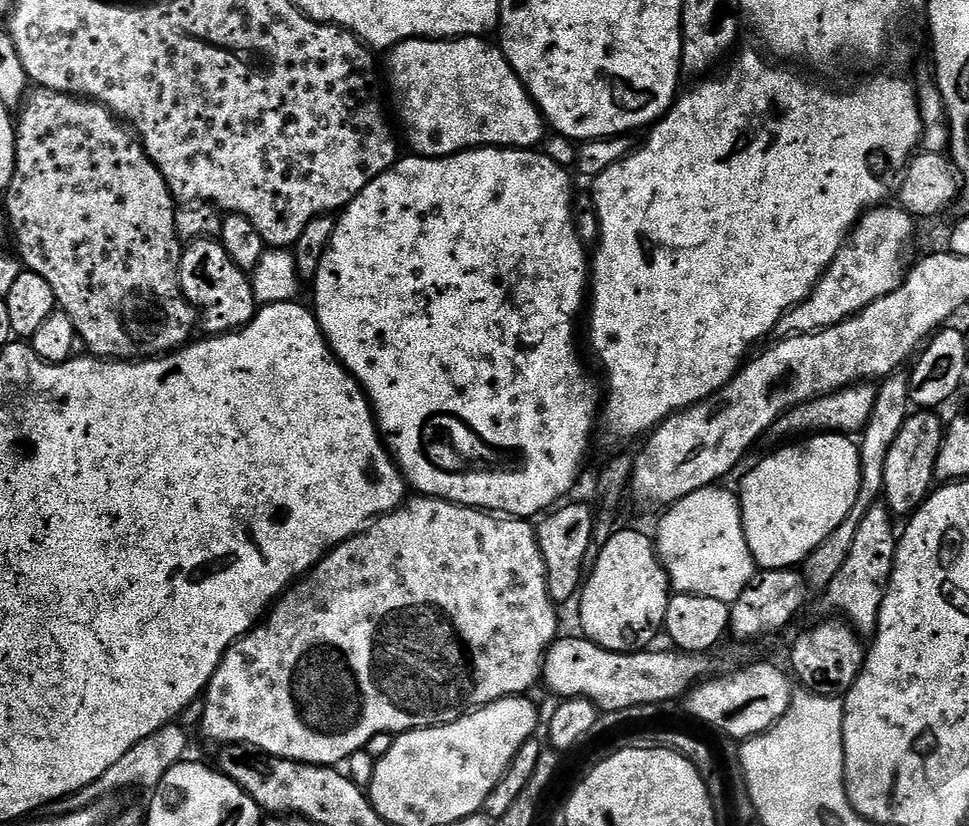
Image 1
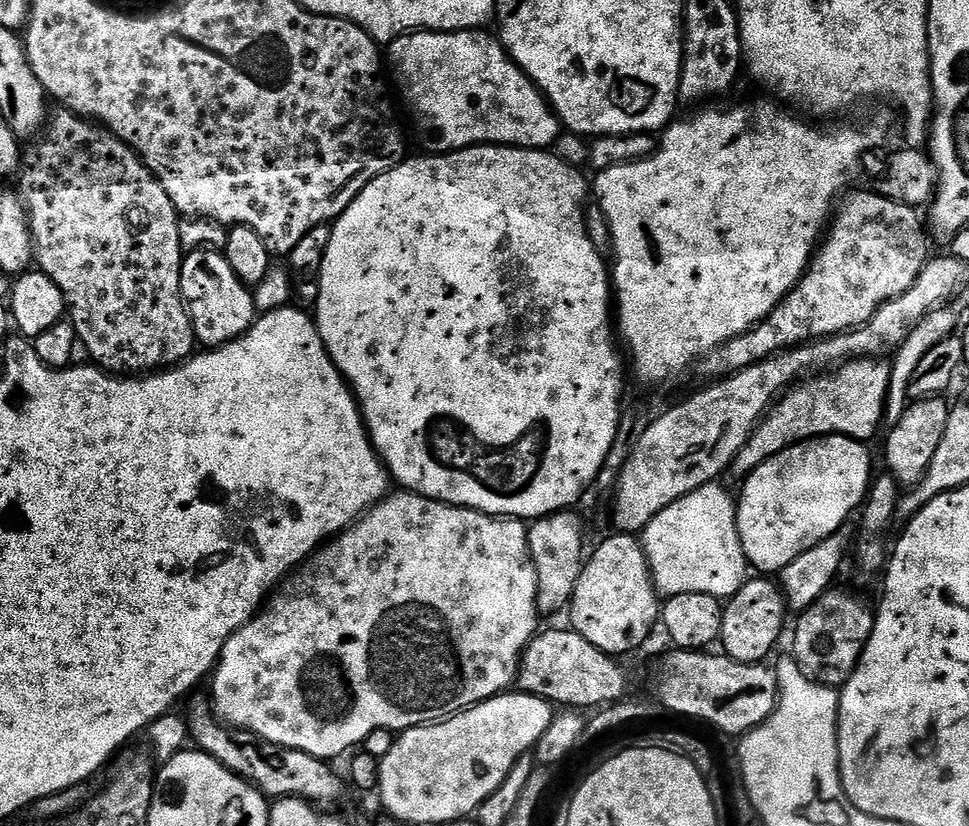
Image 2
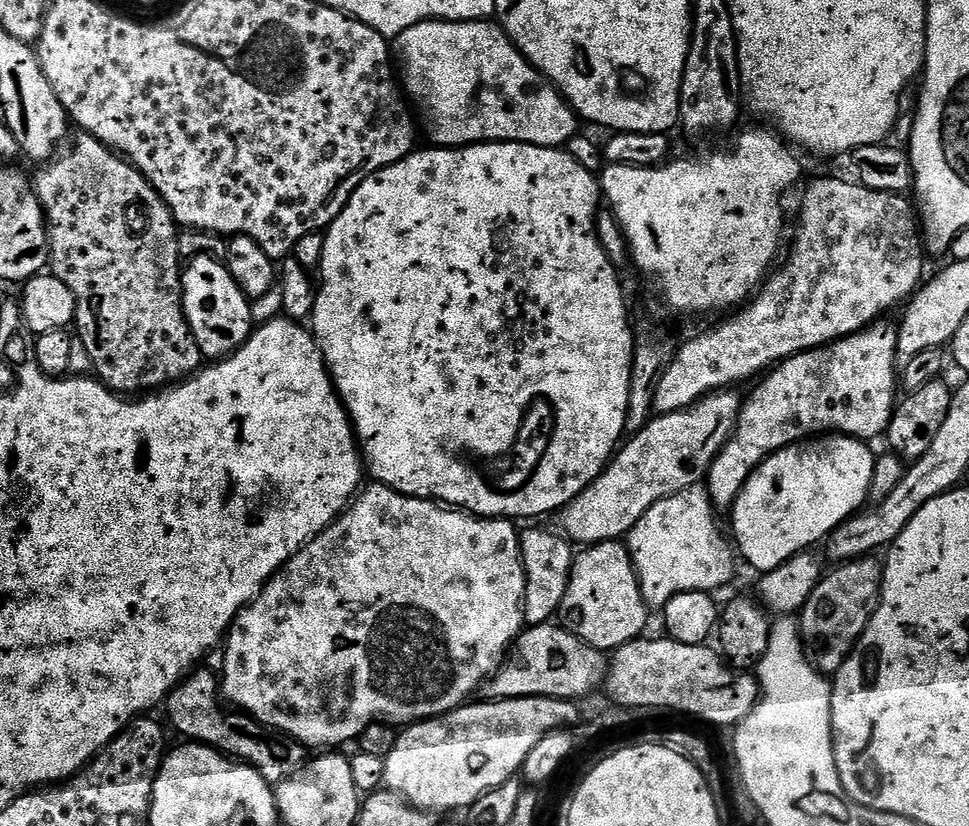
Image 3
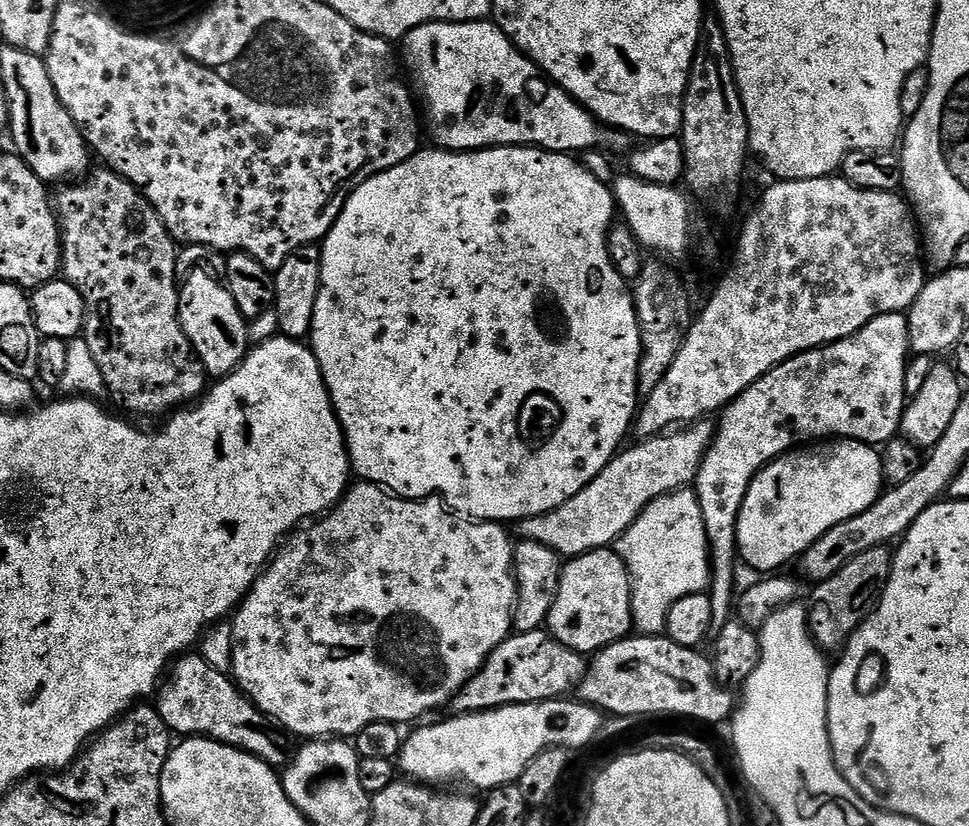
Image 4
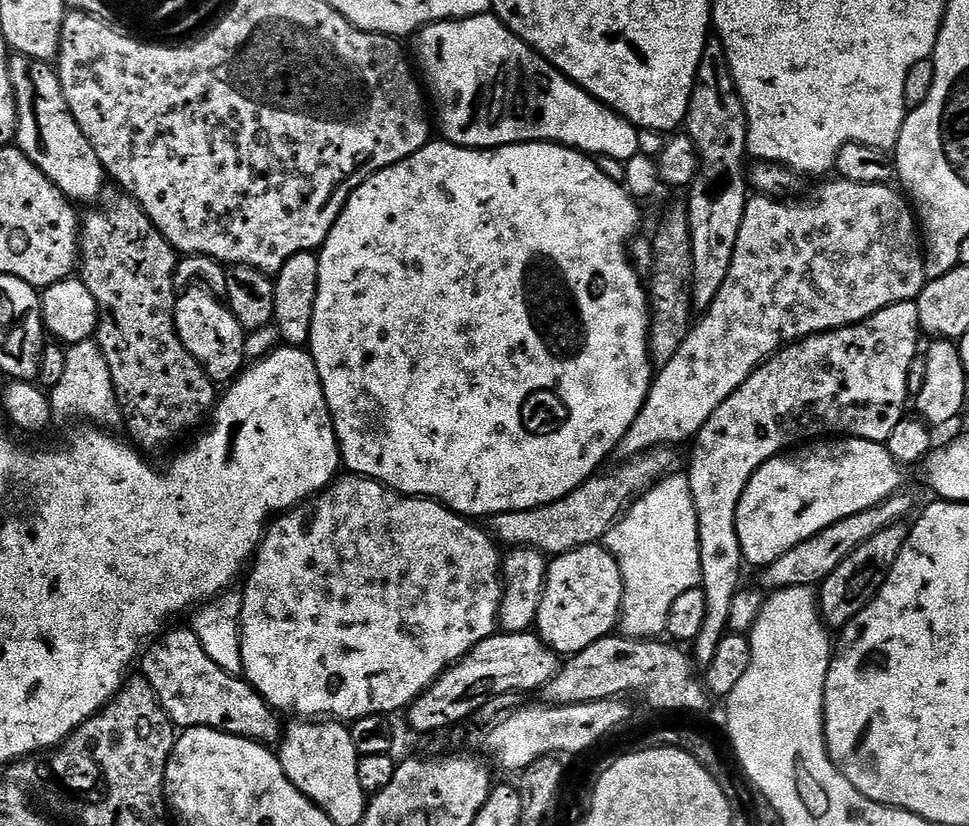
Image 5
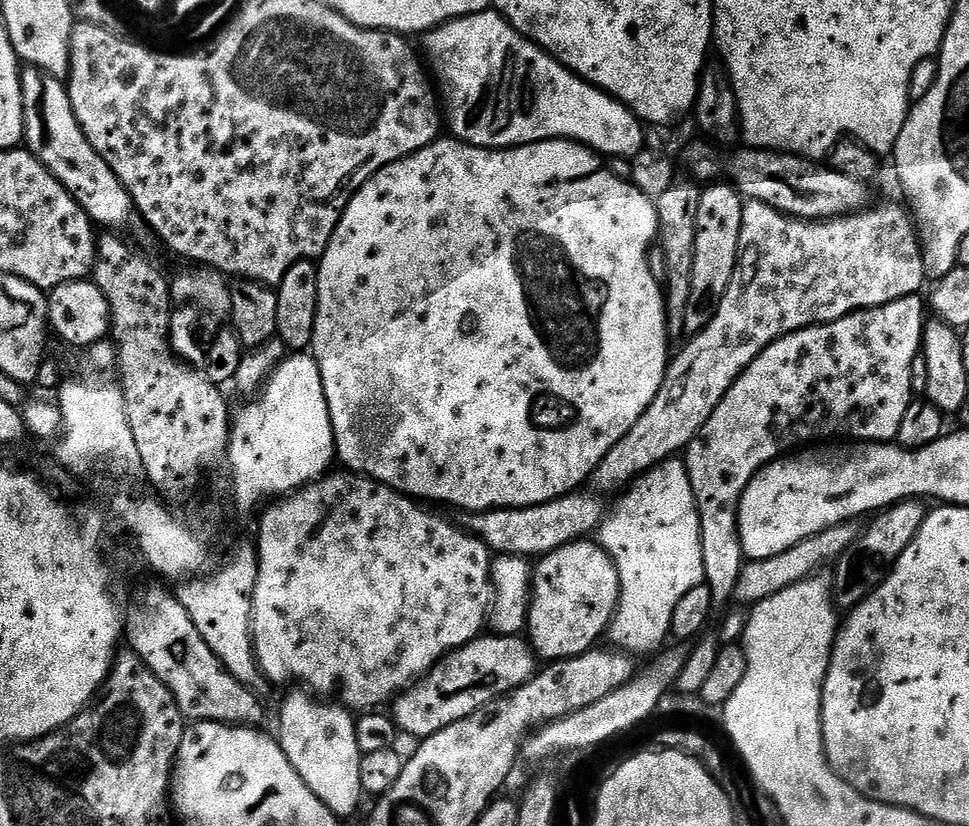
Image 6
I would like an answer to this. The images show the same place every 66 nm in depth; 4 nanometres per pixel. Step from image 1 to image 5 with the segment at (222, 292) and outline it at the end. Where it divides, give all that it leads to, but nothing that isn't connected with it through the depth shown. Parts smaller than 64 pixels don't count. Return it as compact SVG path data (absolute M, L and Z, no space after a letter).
M193 286L181 291L176 298L176 333L190 350L190 354L204 365L208 376L214 382L231 382L245 367L245 330L234 318L223 299L208 291L204 286Z

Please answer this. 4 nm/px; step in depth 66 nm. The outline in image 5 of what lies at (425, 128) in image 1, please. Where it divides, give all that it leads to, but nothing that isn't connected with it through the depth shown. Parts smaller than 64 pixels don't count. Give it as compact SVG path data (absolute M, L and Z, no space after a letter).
M495 14L427 24L415 33L415 40L414 64L419 79L434 109L439 135L450 144L456 144L459 148L501 148L507 144L555 142L586 152L593 158L605 156L623 162L642 152L641 129L626 117L619 116L614 109L594 99L573 80L566 79L554 65L543 60L531 46L522 42L522 38L515 36Z

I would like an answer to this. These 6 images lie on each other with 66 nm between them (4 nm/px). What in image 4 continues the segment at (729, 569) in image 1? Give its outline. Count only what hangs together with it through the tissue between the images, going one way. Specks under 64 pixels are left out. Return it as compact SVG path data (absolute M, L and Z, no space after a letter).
M691 487L679 488L676 492L668 492L665 496L659 496L657 500L648 503L646 508L642 510L642 514L638 514L638 518L634 523L620 535L619 540L614 545L614 551L622 558L632 583L632 623L635 631L645 636L654 636L664 632L666 618L670 614L670 606L674 606L674 602L678 602L678 598L686 598L686 594L698 594L711 585L712 566L708 563L708 539L706 538L706 526L702 522L702 506L698 506L698 498Z

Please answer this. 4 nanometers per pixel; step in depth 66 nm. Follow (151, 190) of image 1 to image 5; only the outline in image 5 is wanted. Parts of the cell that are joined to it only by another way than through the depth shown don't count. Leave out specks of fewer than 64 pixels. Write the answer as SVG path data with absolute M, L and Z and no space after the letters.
M127 194L119 195L113 200L105 199L96 206L101 208L93 207L93 212L83 217L78 276L83 280L86 290L94 294L98 317L94 339L106 358L106 366L110 366L110 378L114 382L114 394L120 407L123 427L128 427L132 435L131 443L148 453L155 448L170 447L183 432L195 433L215 405L218 391L204 365L190 354L190 350L186 350L180 335L176 333L178 291L172 281L178 263L176 249L152 225L146 210L142 210L135 198Z

